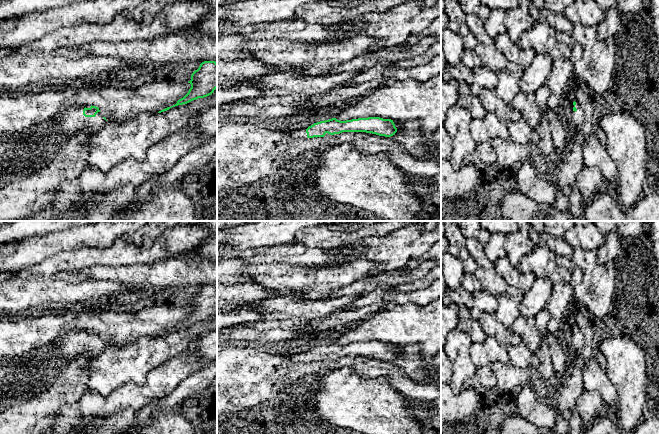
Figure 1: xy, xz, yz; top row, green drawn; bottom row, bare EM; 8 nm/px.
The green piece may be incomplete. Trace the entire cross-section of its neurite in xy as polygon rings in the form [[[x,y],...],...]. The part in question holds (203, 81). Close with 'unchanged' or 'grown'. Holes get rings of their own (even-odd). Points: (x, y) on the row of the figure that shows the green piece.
[[[215,61],[202,62],[199,68],[192,73],[191,80],[188,83],[191,84],[188,93],[179,99],[175,105],[167,107],[158,113],[211,95],[217,88],[217,63]]] | unchanged

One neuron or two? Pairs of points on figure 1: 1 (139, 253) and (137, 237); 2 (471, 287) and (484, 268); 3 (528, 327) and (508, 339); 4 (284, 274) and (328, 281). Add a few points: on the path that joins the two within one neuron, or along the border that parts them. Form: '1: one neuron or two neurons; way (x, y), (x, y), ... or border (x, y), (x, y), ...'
1: two neurons; border (143, 235), (142, 242), (138, 246)
2: two neurons; border (473, 274), (482, 288)
3: two neurons; border (509, 328), (522, 341)
4: one neuron; way (295, 280), (317, 281)

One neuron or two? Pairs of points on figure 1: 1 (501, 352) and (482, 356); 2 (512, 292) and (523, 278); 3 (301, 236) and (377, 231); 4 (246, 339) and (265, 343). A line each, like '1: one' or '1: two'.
1: one
2: two
3: one
4: one

